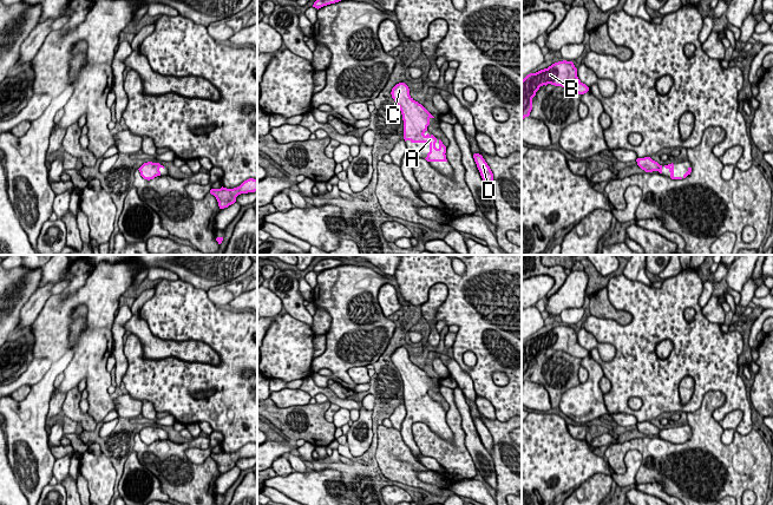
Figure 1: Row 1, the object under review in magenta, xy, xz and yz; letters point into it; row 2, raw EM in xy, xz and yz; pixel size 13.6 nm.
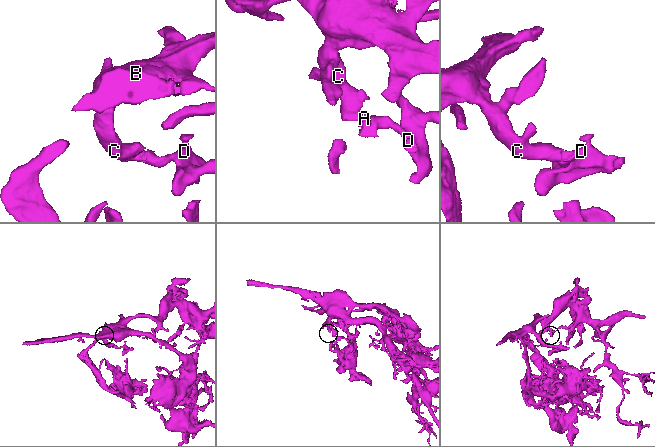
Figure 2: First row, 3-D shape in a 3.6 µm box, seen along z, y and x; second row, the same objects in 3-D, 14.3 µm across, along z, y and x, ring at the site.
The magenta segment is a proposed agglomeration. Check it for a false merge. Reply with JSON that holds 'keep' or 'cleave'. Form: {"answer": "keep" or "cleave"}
{"answer": "keep"}

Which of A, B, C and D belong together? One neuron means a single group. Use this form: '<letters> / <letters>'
A B C D

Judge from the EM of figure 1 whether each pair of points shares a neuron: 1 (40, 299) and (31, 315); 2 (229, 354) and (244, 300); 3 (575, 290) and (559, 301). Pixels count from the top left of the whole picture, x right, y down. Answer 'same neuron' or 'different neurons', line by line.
1: same neuron
2: different neurons
3: same neuron

